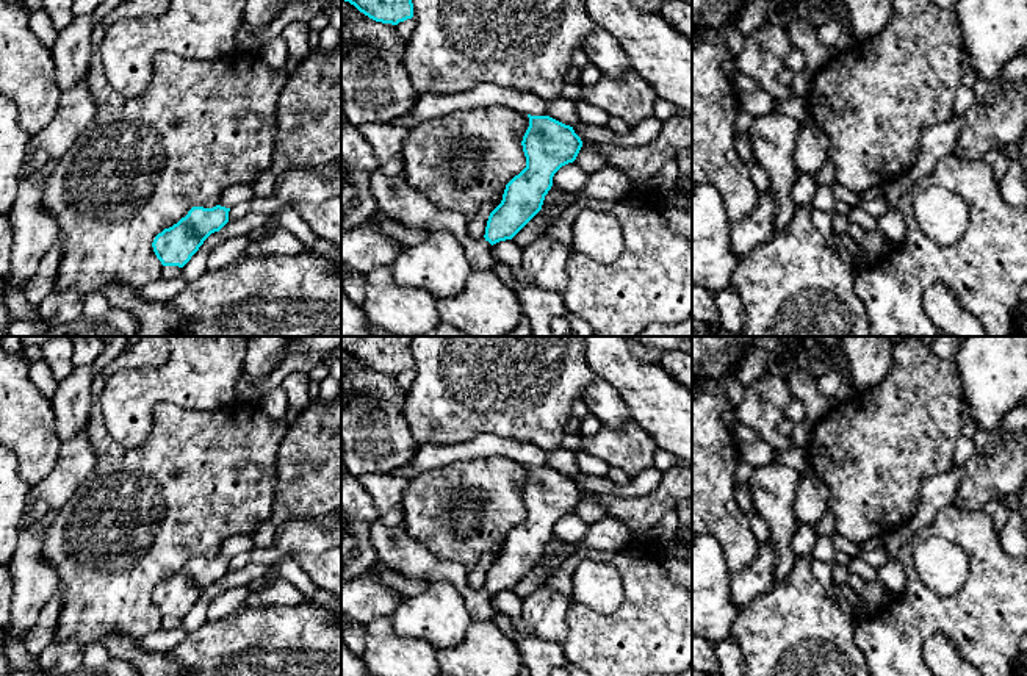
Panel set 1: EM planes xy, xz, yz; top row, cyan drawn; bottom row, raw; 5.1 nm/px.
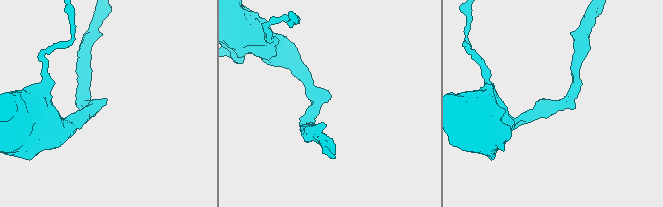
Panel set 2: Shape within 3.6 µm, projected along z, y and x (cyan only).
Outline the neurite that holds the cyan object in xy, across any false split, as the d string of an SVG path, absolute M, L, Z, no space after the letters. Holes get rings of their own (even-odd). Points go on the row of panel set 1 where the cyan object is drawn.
M193 207L185 218L158 233L152 243L163 266L183 268L204 241L229 222L230 208Z

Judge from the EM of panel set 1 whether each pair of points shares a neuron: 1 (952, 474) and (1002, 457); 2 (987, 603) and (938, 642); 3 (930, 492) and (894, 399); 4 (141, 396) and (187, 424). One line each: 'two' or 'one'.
1: two
2: two
3: two
4: two

